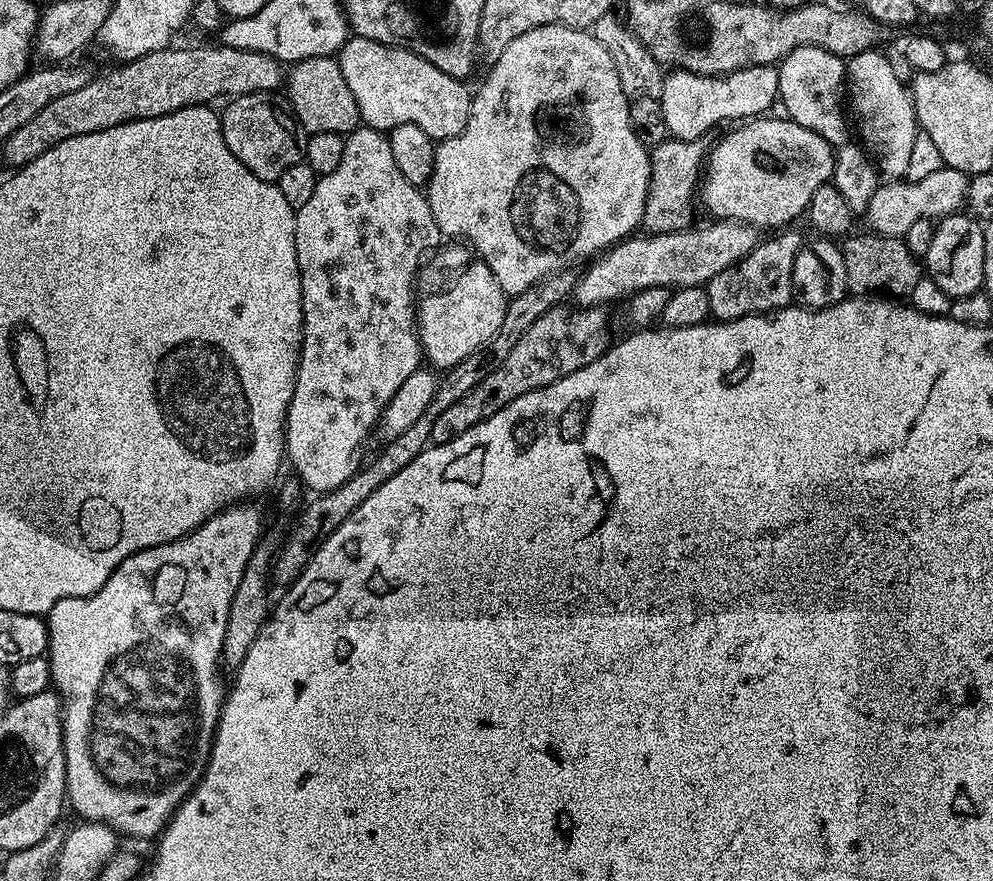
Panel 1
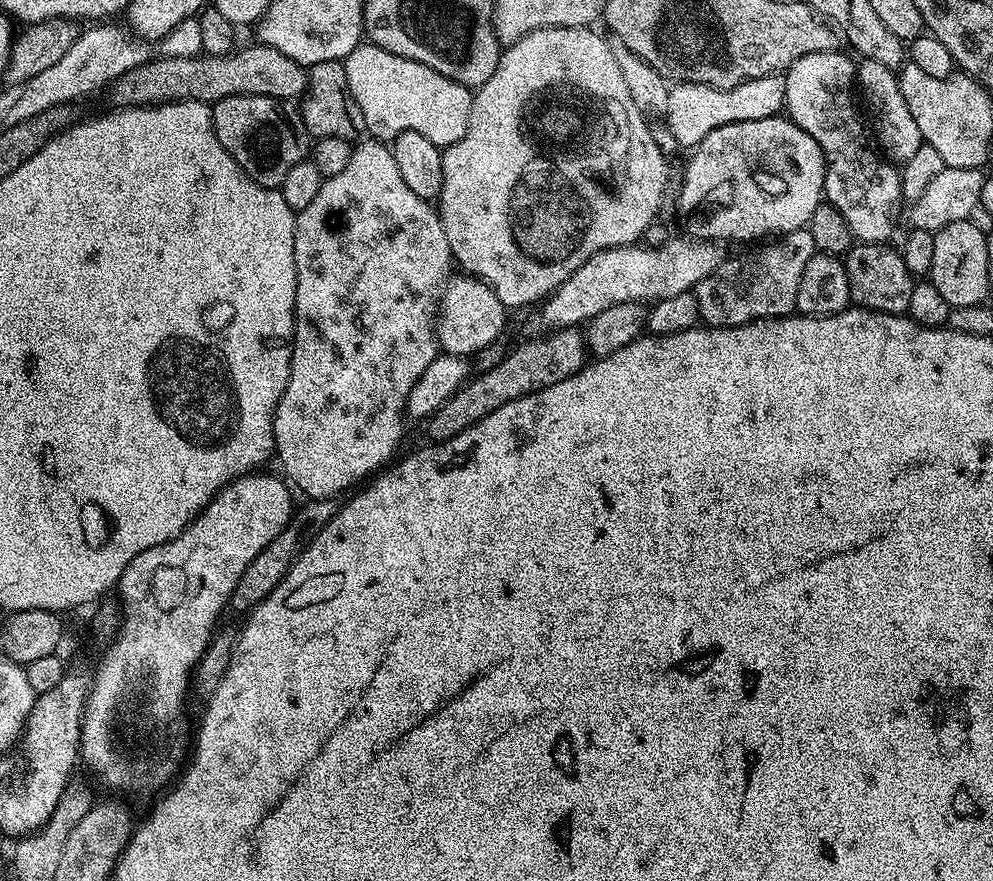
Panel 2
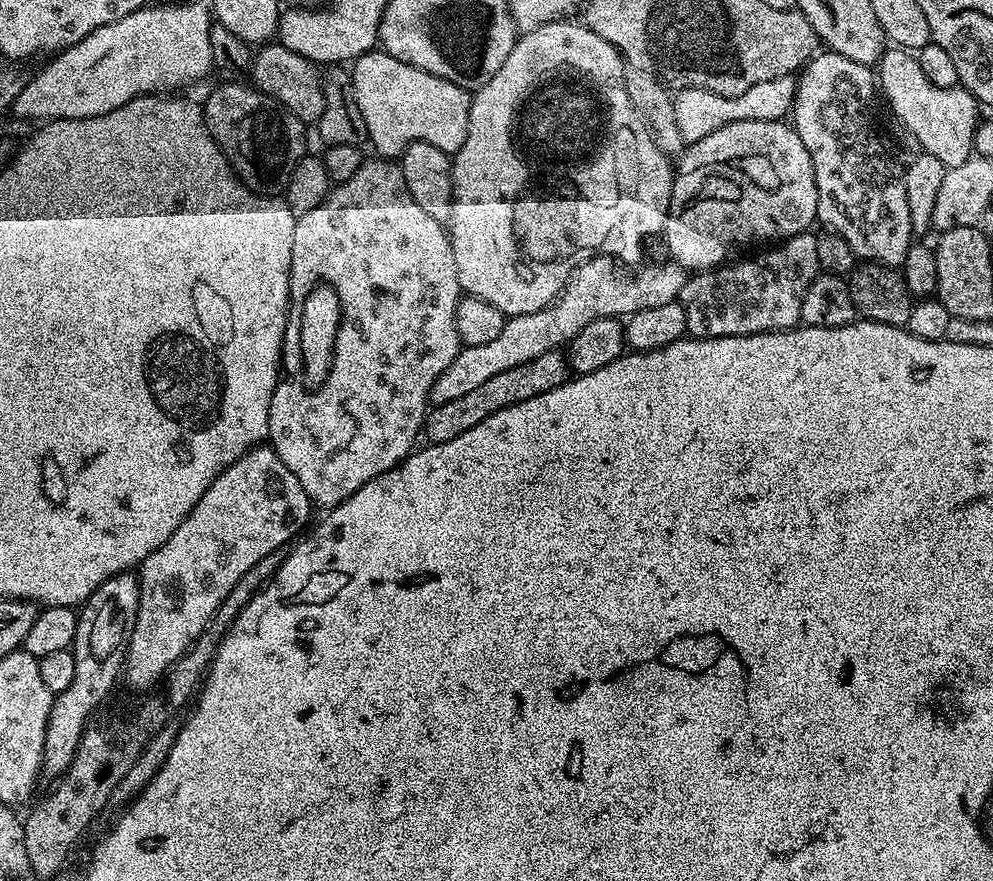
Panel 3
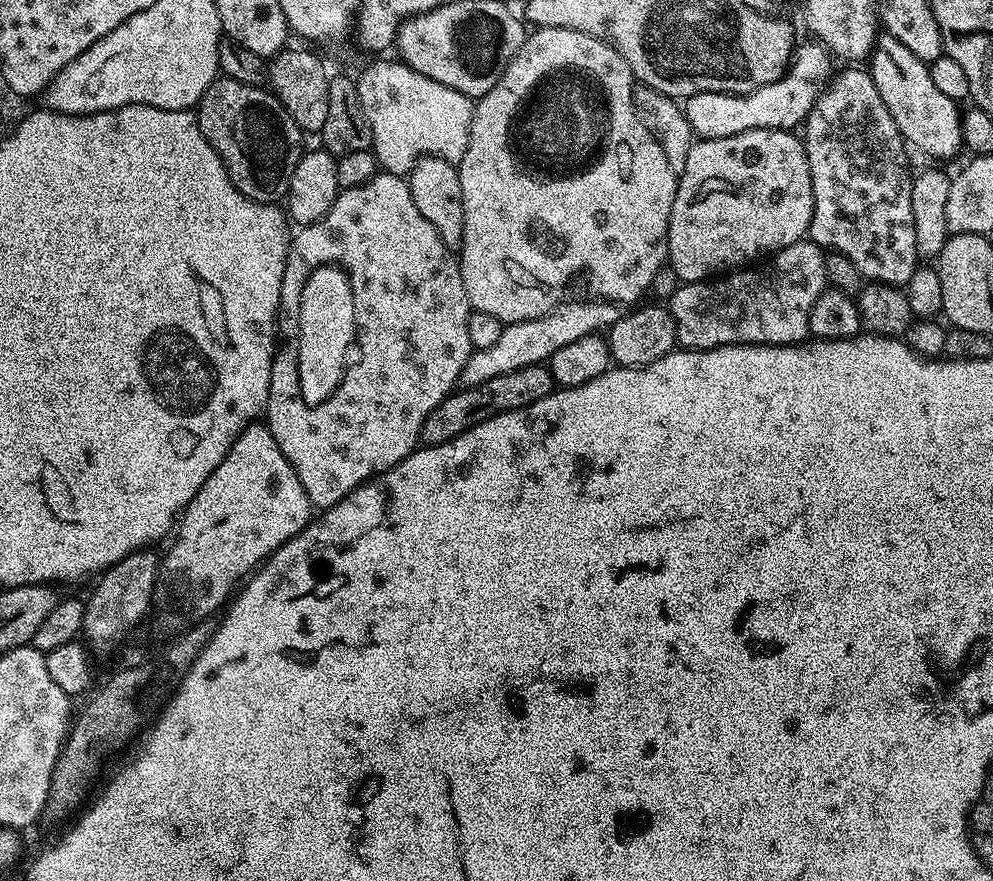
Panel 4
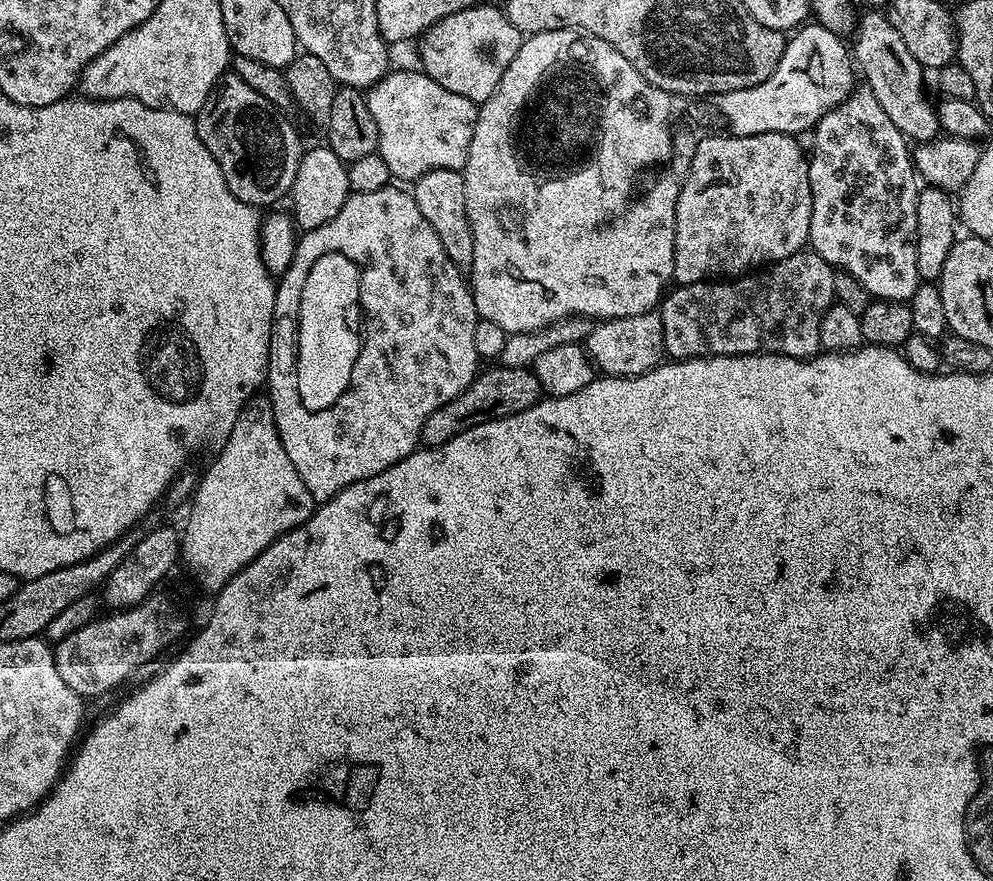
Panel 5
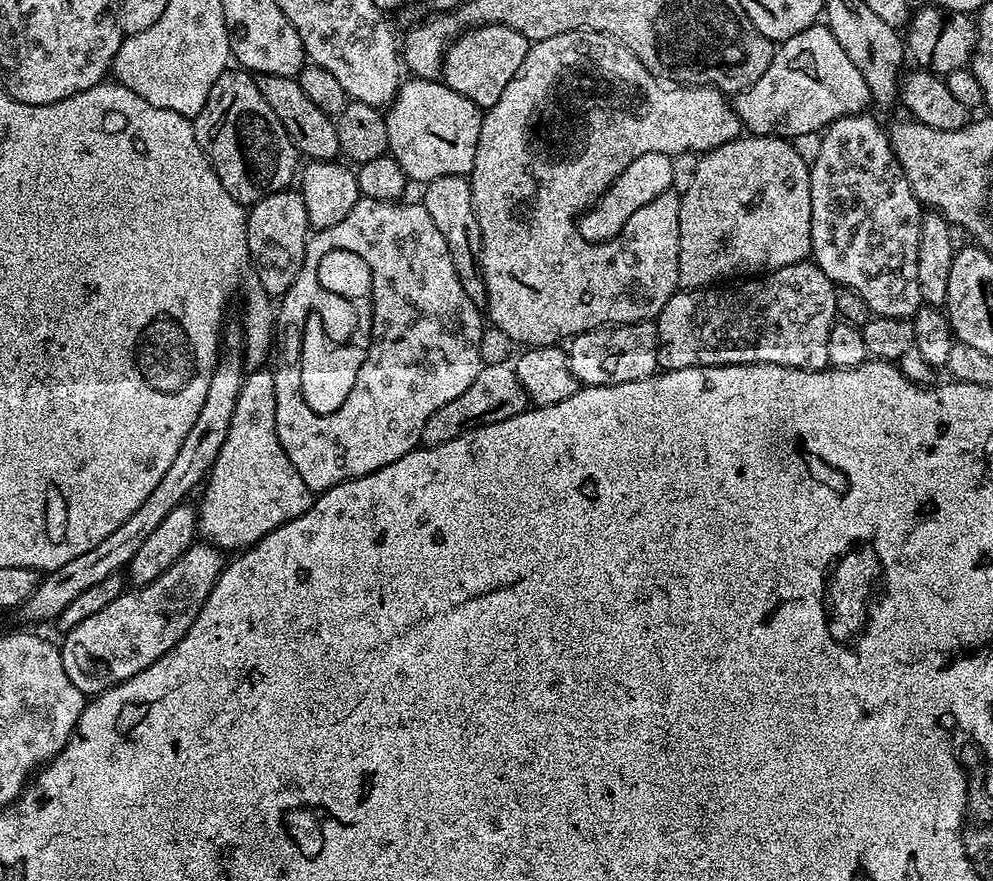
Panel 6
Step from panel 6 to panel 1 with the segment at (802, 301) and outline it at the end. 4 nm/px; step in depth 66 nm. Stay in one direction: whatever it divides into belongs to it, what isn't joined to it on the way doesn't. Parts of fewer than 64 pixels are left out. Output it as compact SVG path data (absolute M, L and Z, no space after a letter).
M783 231L782 236L761 239L746 258L734 266L714 274L706 285L710 313L717 321L737 320L743 316L758 316L777 312L793 303L794 262L800 253L802 237L796 232Z

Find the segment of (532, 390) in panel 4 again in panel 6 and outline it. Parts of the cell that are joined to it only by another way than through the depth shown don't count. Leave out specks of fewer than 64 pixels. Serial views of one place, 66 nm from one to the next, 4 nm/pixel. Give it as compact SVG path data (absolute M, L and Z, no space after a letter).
M511 363L485 364L481 367L478 378L470 382L470 387L463 394L458 394L454 402L446 402L446 406L434 410L434 414L426 418L426 426L422 426L420 431L420 444L425 448L442 446L442 442L450 442L464 432L514 418L514 414L522 414L529 407L526 390L522 390L522 382L518 382L518 374Z

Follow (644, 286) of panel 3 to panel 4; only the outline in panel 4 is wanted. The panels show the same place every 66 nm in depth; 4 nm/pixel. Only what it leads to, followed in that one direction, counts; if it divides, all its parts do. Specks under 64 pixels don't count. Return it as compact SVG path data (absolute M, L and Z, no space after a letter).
M592 298L589 301L589 304L584 300L572 300L569 304L561 302L544 316L539 316L526 322L505 324L502 334L498 338L498 342L494 342L494 346L486 346L485 348L478 348L473 351L472 357L469 358L462 370L459 383L463 387L473 388L482 382L490 382L490 378L498 378L502 374L514 374L514 370L522 370L526 366L544 364L554 353L562 350L562 346L567 346L569 342L578 342L578 338L583 336L603 333L611 328L614 322L620 320L622 315L621 305L611 300L601 300L599 298Z

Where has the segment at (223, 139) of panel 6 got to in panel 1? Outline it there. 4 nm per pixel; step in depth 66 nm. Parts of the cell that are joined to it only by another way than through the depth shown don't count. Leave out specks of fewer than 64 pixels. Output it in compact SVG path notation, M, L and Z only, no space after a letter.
M255 92L245 96L234 96L225 103L228 105L225 106L224 112L222 108L219 113L224 147L230 150L230 154L234 158L238 158L238 162L242 162L242 166L246 166L246 170L250 170L258 178L273 182L276 182L280 175L289 170L290 166L304 162L304 151L308 141L304 127L297 122L291 107L283 99L280 99L280 101L275 100L276 98L270 92Z

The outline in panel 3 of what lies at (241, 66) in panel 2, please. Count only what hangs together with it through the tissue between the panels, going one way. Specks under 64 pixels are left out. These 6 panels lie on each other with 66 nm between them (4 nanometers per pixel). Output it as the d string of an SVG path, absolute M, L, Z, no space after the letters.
M279 42L268 44L260 53L251 57L250 75L251 87L257 88L285 108L292 116L297 116L305 126L315 125L322 118L324 105L324 82L322 72L312 61L302 58L294 50Z

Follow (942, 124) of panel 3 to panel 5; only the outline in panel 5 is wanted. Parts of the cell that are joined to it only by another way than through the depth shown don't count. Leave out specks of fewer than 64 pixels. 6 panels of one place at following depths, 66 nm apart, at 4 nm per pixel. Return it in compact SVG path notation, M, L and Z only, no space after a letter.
M883 11L868 12L865 16L859 17L854 29L856 41L851 41L850 52L854 57L855 67L864 75L867 91L878 98L878 106L886 110L886 115L894 126L905 138L912 142L923 142L937 139L941 131L940 119L936 117L936 109L933 101L928 101L928 96L924 93L925 69L920 67L920 63L906 50L906 42L894 30L894 26L888 21L887 15Z

